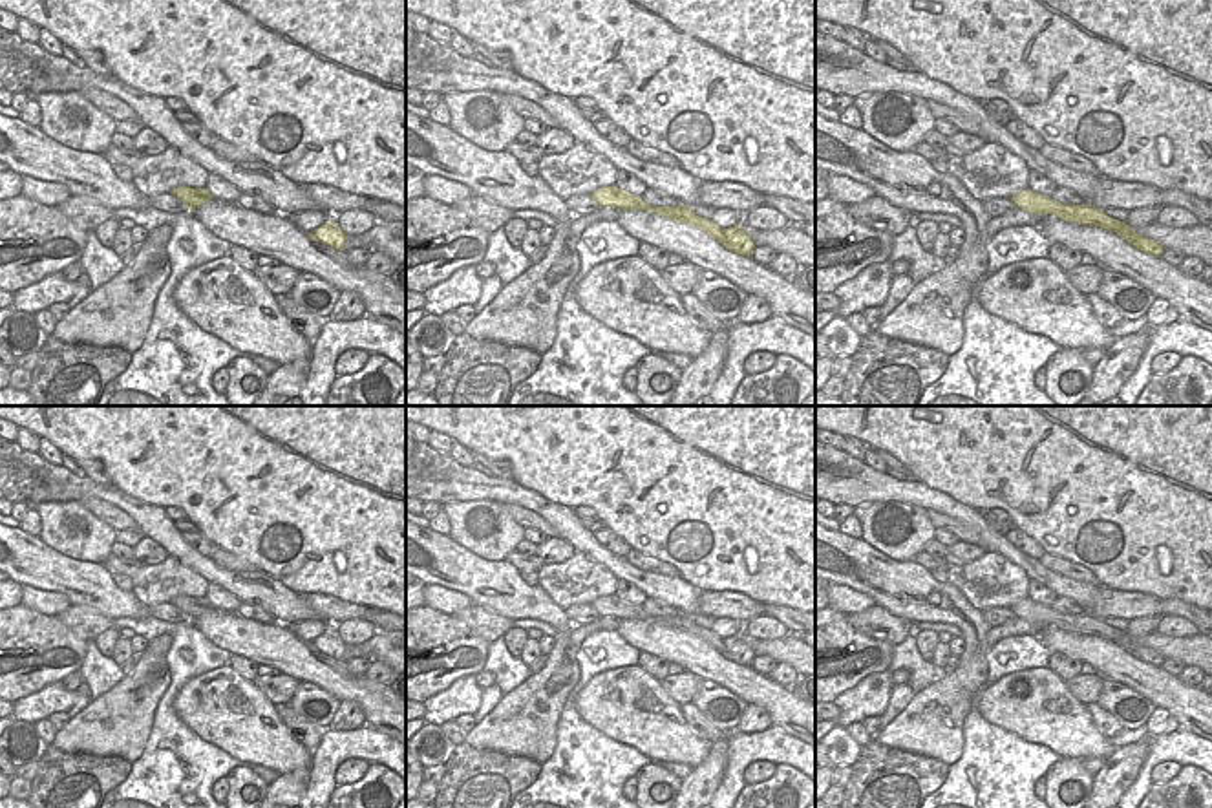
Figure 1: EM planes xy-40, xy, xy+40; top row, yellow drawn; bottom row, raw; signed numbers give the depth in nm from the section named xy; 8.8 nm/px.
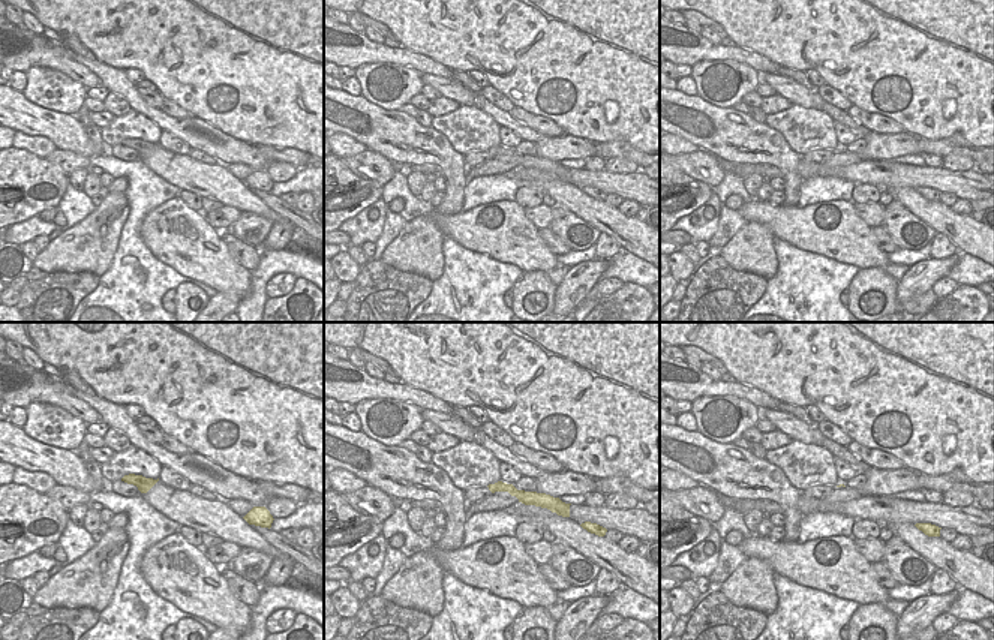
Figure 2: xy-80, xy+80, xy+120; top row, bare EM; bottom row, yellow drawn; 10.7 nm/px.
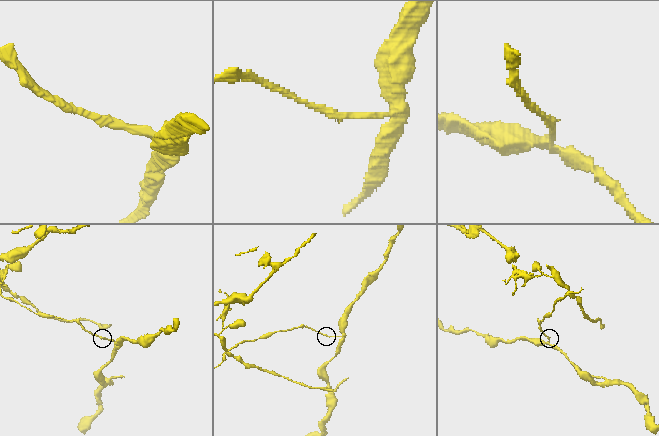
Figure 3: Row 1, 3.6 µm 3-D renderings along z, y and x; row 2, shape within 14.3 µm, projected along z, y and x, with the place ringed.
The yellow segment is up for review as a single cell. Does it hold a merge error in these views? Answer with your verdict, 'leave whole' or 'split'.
split

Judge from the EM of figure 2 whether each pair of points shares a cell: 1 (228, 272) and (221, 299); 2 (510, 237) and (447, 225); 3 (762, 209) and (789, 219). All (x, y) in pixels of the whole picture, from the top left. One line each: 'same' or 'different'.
1: different
2: same
3: same

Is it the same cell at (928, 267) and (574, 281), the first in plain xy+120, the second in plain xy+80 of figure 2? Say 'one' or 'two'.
one

